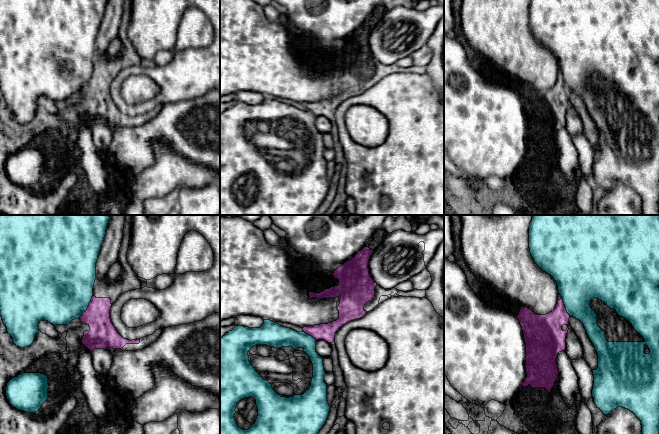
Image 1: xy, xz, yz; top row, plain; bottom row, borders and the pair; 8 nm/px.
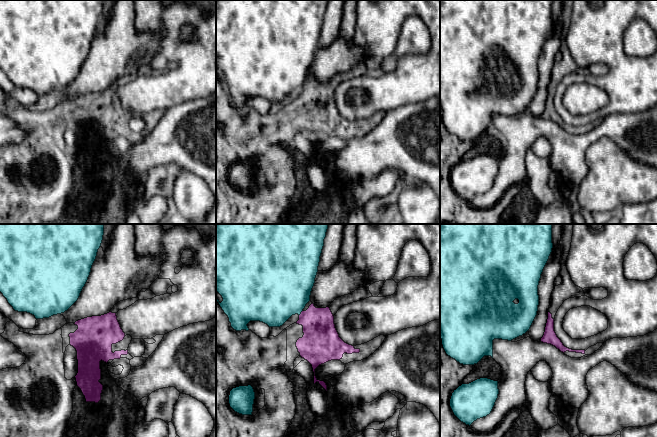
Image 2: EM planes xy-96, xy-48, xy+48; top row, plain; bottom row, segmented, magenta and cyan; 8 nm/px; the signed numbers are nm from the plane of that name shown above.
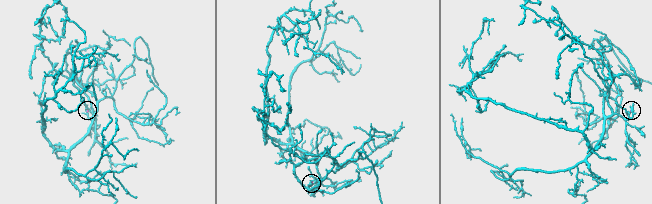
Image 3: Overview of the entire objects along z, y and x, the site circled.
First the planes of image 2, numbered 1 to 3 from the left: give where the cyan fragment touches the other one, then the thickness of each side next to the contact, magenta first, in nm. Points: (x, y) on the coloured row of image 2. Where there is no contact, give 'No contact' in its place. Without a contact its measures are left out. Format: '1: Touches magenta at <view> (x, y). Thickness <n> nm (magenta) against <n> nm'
1: No contact
2: Touches magenta at xy-48 (301, 313). Thickness 280 nm (magenta) against 460 nm
3: No contact

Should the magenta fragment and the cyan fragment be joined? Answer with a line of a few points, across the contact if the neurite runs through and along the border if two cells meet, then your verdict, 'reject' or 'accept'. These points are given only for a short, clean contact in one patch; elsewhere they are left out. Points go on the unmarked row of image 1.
xy (93, 71), (87, 85), (79, 93) | reject

